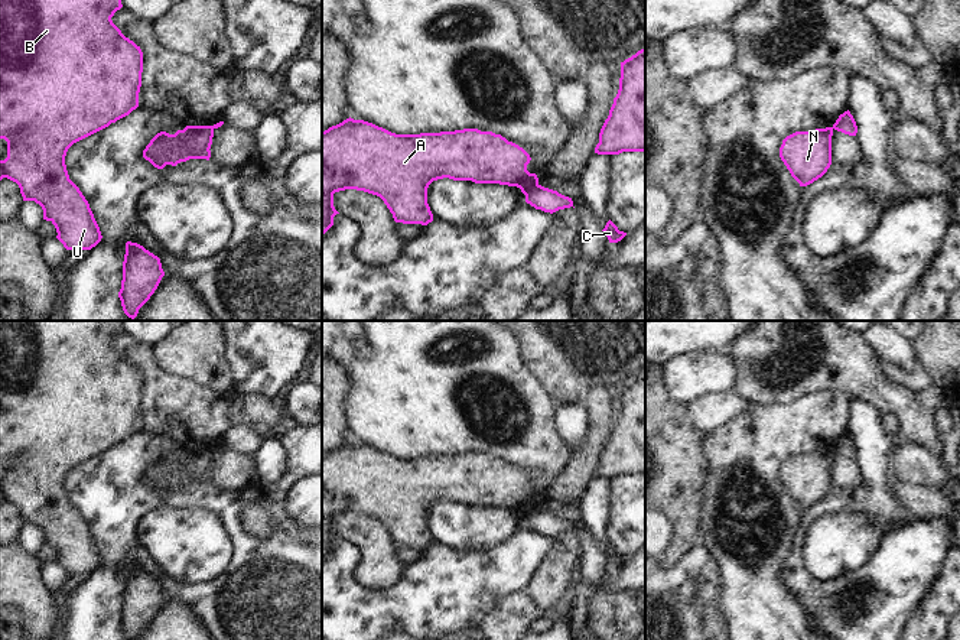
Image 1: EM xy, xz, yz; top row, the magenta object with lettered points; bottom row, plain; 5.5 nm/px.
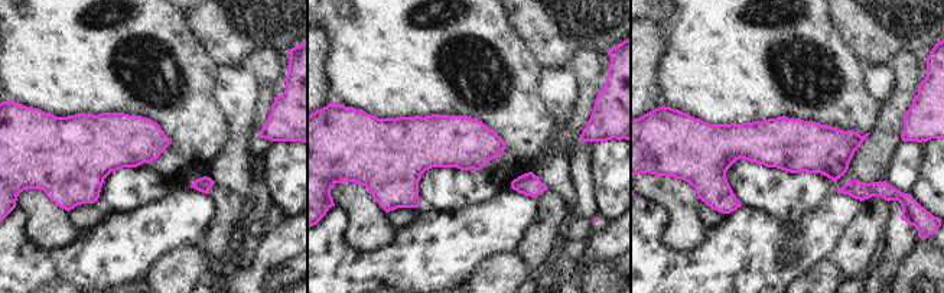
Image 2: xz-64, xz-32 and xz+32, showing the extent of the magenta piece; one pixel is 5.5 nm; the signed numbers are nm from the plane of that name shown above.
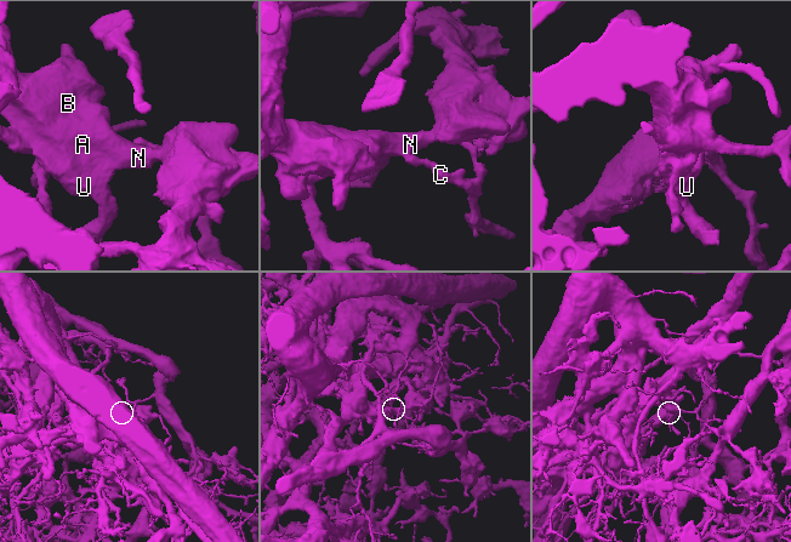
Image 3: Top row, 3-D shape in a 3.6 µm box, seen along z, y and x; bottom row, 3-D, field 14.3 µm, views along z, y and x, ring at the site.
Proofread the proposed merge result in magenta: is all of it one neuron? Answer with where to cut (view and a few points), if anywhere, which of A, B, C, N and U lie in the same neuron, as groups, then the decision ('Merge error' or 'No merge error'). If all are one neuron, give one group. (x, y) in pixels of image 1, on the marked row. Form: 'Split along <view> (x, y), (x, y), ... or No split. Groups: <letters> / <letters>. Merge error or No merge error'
Split along xz (537, 184), (524, 194). Groups: A B N U / C. Merge error.

